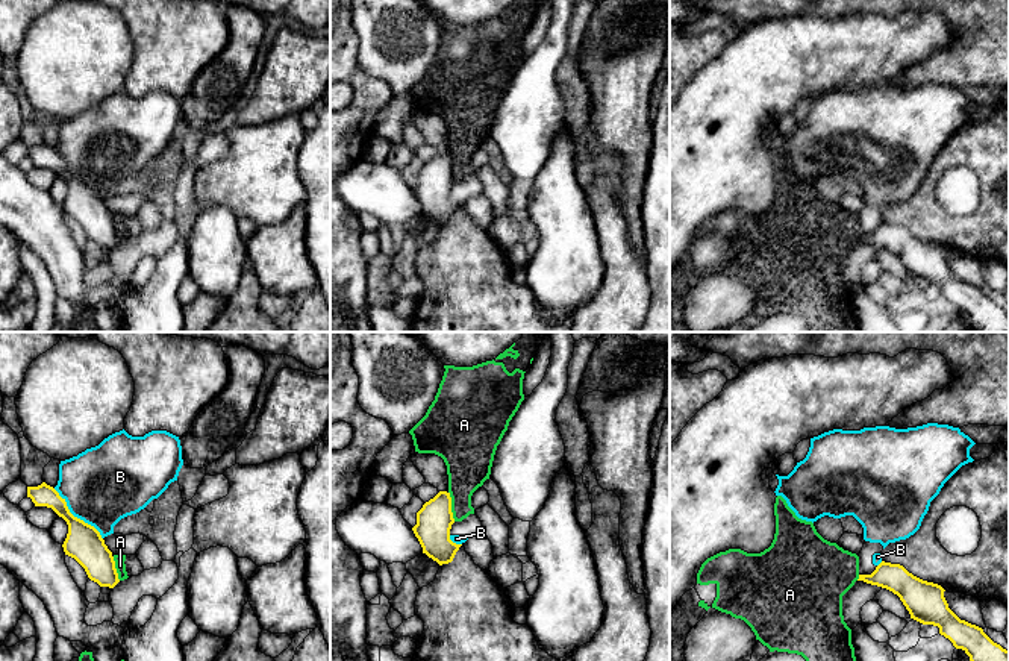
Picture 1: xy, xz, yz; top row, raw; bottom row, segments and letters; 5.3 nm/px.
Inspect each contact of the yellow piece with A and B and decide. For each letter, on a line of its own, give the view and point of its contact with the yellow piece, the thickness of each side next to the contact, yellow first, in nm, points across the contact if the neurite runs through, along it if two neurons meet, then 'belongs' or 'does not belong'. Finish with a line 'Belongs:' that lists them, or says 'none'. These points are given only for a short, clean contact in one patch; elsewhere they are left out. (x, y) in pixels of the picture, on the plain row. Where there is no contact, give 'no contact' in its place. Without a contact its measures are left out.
A: meets yellow in xz at (450, 167); 190 nm thick on the yellow side, 240 nm on the other; border along xz (449, 152), (455, 181); does not belong
B: meets yellow in xy at (76, 178); 200 nm thick on the yellow side, 400 nm on the other; does not belong
Belongs: none

